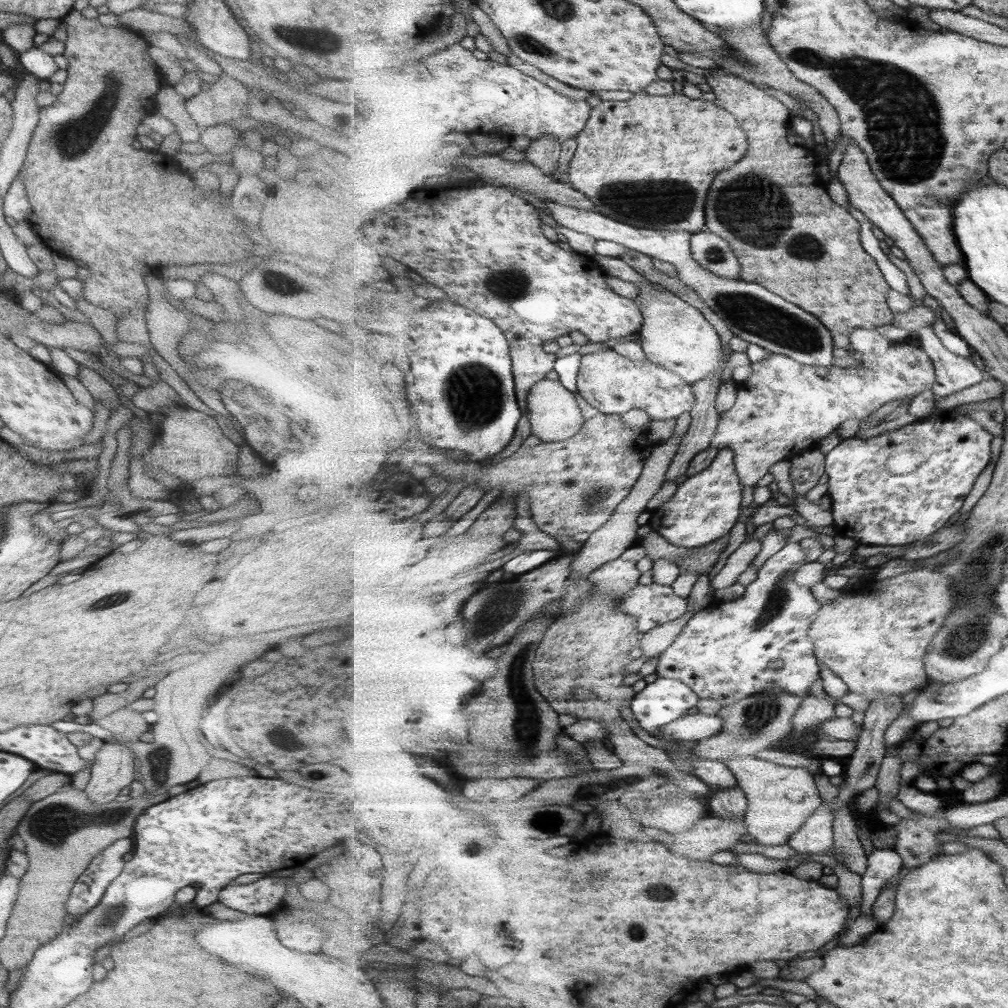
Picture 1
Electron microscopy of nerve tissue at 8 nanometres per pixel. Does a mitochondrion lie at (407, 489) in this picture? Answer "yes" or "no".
no

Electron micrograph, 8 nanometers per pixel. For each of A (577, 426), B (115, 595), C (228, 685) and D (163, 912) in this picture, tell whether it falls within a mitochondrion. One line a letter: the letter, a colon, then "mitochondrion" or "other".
A: other
B: mitochondrion
C: other
D: other

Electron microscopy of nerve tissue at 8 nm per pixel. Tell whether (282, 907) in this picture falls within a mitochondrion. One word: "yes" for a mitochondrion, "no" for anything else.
no

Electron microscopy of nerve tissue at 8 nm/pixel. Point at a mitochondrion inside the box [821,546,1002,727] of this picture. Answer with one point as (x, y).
(953, 598)

